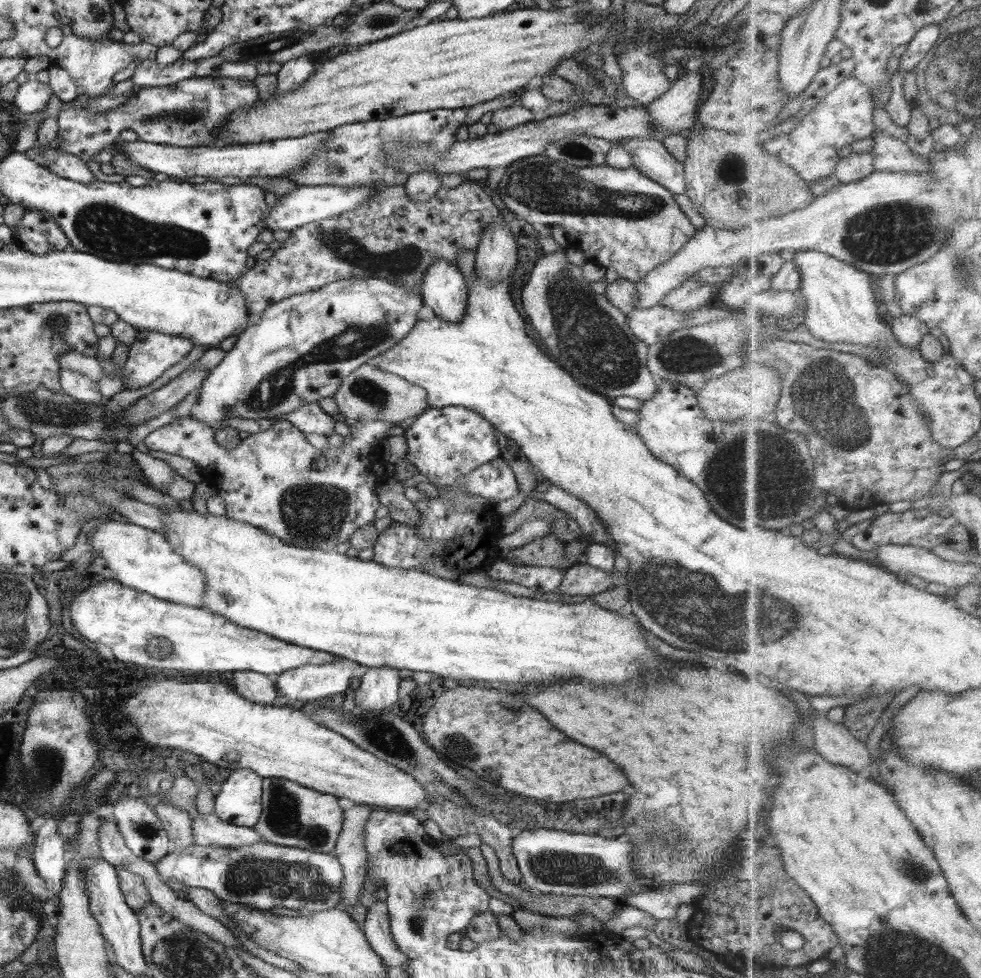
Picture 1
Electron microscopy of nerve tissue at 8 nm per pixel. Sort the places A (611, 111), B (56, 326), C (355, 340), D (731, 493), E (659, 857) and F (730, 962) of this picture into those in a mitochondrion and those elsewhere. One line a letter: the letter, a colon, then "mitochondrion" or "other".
A: other
B: mitochondrion
C: mitochondrion
D: mitochondrion
E: mitochondrion
F: other

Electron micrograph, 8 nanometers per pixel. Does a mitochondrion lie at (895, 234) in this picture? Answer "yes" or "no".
yes

